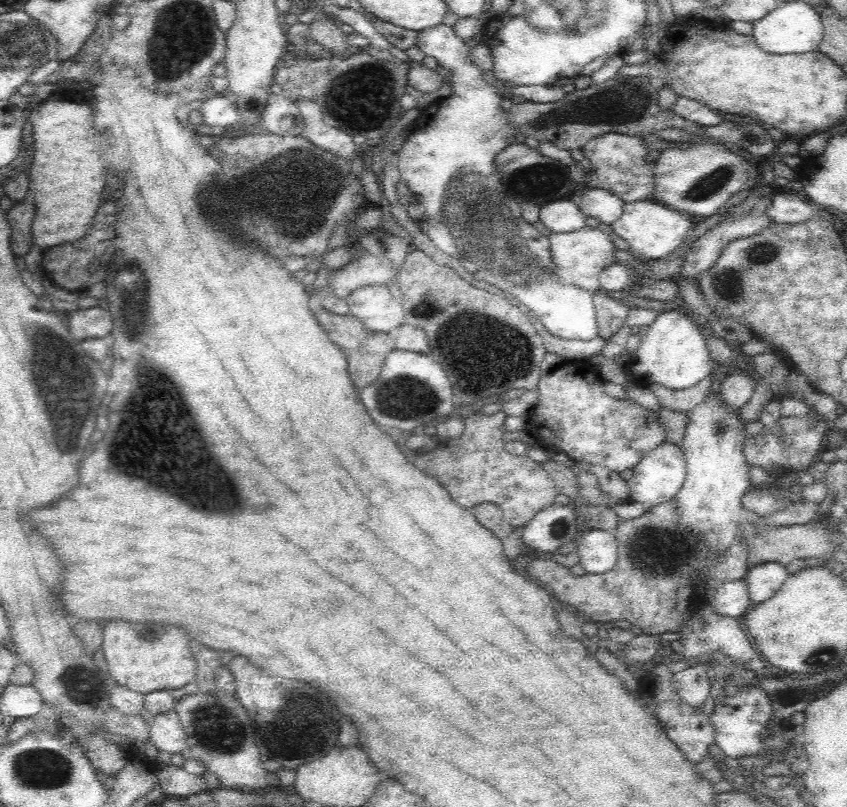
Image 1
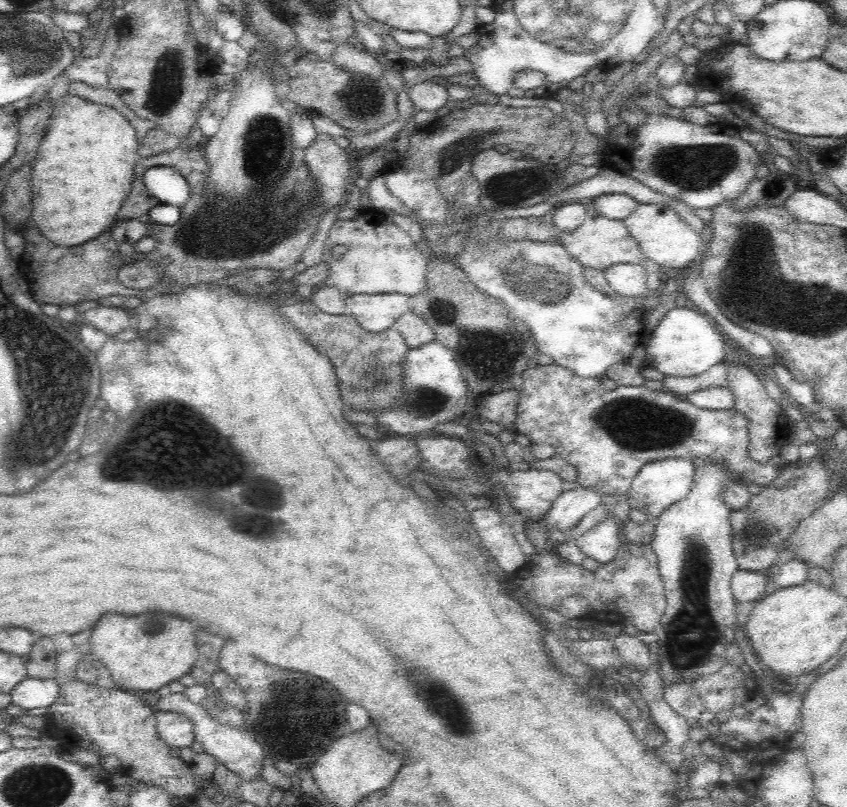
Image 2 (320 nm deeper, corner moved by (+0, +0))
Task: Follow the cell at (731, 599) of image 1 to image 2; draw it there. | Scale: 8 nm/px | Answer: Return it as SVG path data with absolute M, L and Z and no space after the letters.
M738 569L732 576L731 591L738 602L760 601L770 590L769 577L762 572L752 572Z

